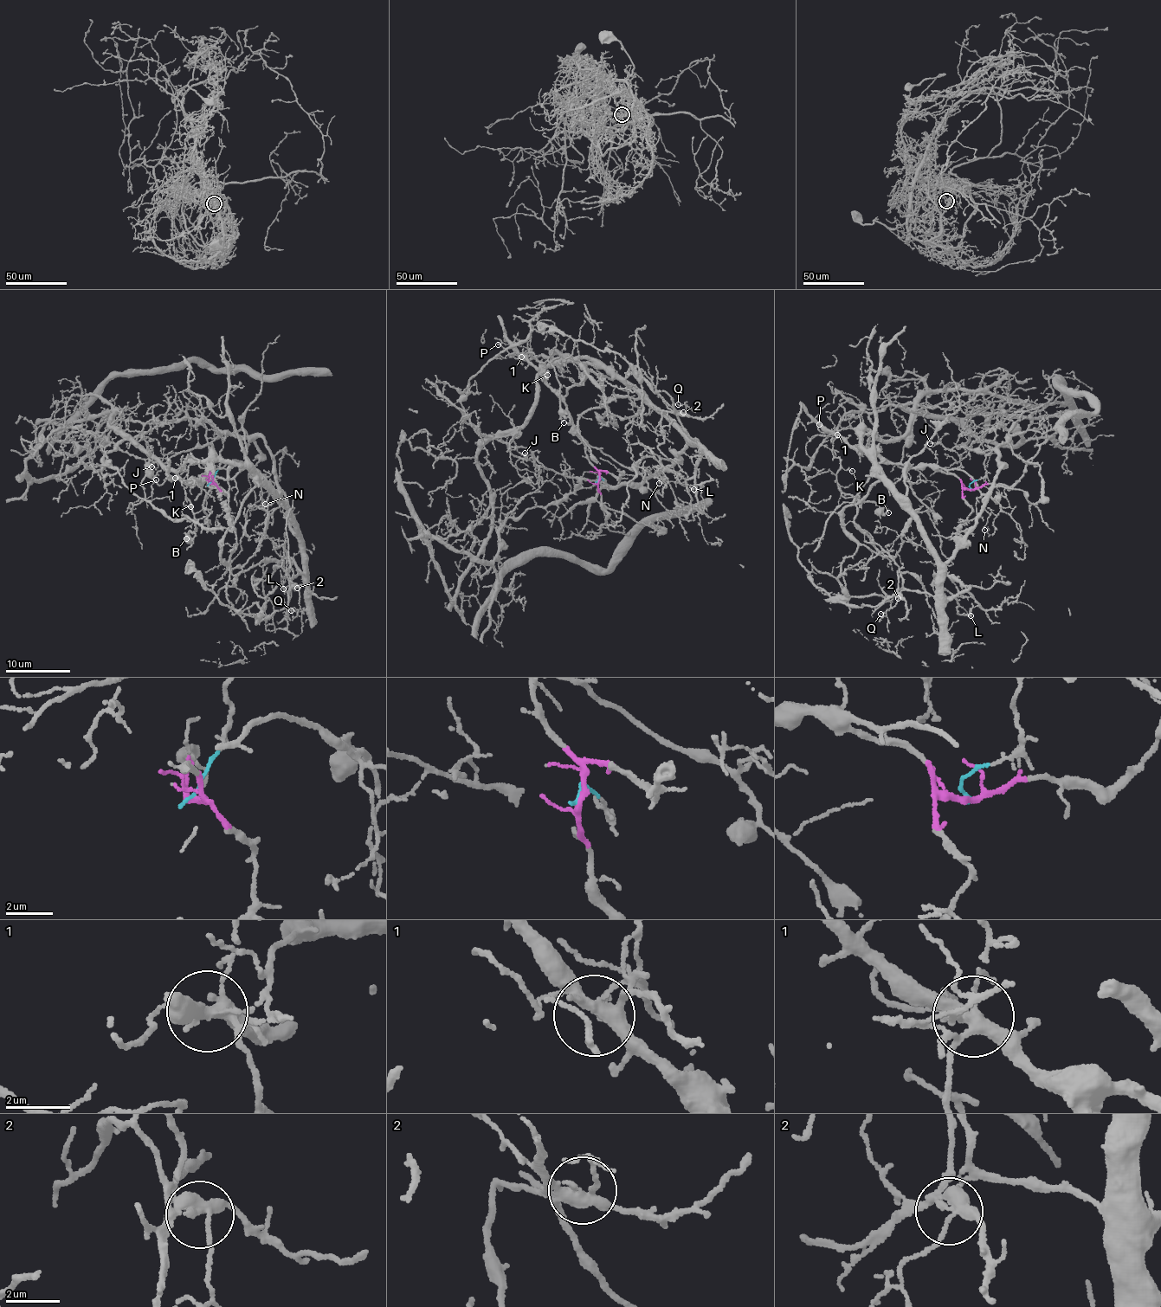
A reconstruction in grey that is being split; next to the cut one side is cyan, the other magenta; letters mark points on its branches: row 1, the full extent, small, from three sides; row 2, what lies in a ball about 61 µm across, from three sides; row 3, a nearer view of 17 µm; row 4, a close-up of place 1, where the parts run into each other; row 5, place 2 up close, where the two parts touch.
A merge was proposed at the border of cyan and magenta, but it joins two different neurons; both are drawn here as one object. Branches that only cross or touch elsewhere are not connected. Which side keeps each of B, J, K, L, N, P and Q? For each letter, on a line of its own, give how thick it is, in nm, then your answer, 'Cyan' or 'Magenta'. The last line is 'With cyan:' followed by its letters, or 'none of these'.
B: Thickness 80 nm. Magenta
J: Thickness 130 nm. Cyan
K: Thickness 160 nm. Magenta
L: Thickness 130 nm. Cyan
N: Thickness 90 nm. Cyan
P: Thickness 130 nm. Magenta
Q: Thickness 60 nm. Cyan
With cyan: J, L, N, Q

